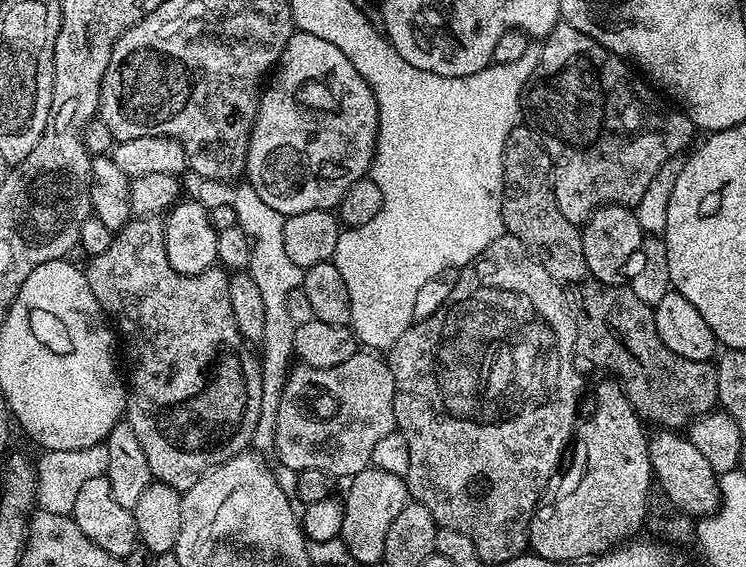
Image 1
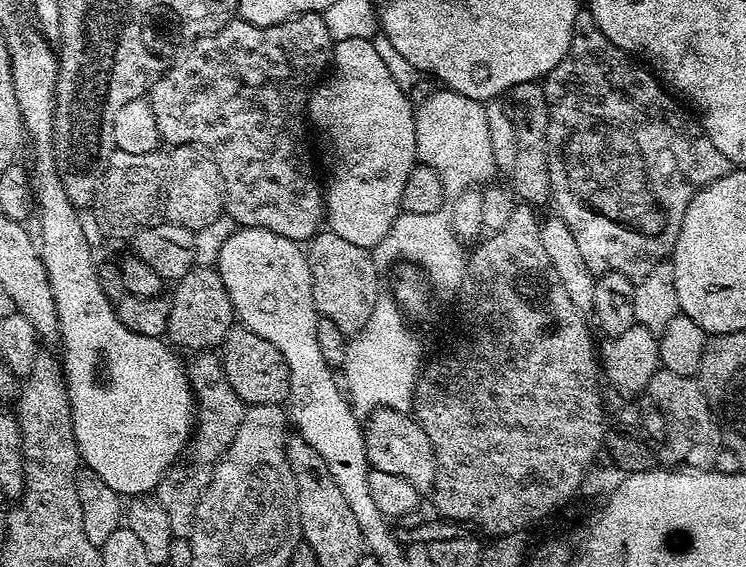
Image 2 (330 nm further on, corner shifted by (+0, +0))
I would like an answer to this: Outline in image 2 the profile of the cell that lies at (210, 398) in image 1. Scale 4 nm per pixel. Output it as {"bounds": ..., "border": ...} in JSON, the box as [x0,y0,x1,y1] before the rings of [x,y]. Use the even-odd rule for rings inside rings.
{"bounds":[154,351,246,538],"border":[[[197,351],[191,358],[193,360],[189,359],[186,367],[194,397],[194,431],[183,457],[166,470],[154,490],[156,500],[162,502],[162,510],[166,510],[166,519],[170,521],[170,530],[176,538],[191,537],[198,502],[208,489],[212,471],[220,457],[234,442],[234,434],[246,411],[244,399],[236,393],[234,386],[230,386],[223,359],[215,351]]]}

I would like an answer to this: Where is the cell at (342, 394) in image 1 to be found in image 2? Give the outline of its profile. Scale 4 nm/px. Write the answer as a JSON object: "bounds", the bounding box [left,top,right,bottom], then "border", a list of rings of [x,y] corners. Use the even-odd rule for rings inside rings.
{"bounds":[363,408,436,494],"border":[[[389,408],[376,409],[367,420],[363,429],[369,465],[375,470],[386,470],[386,474],[406,478],[422,494],[431,493],[436,477],[436,451],[430,446],[430,438],[426,438],[426,430],[422,430],[419,420],[408,412]]]}

